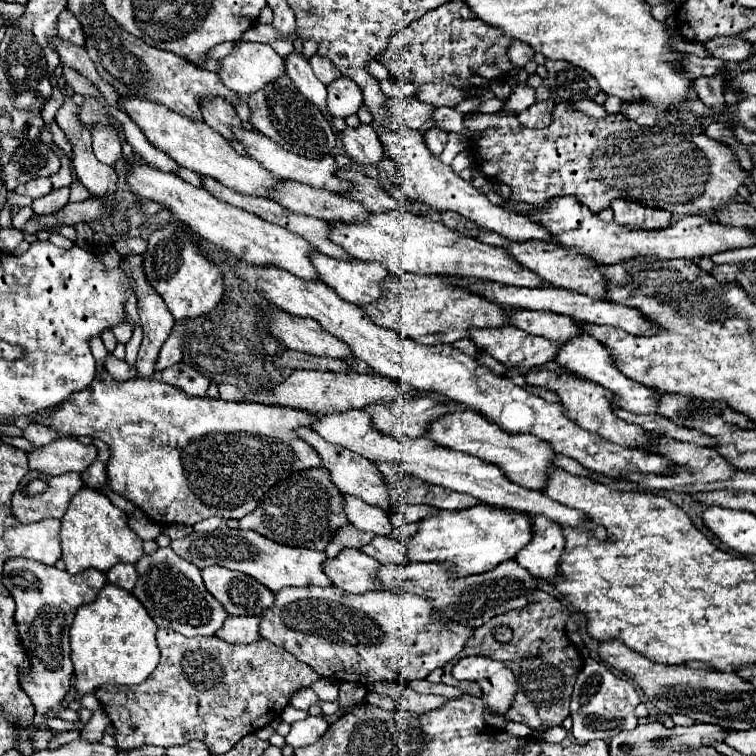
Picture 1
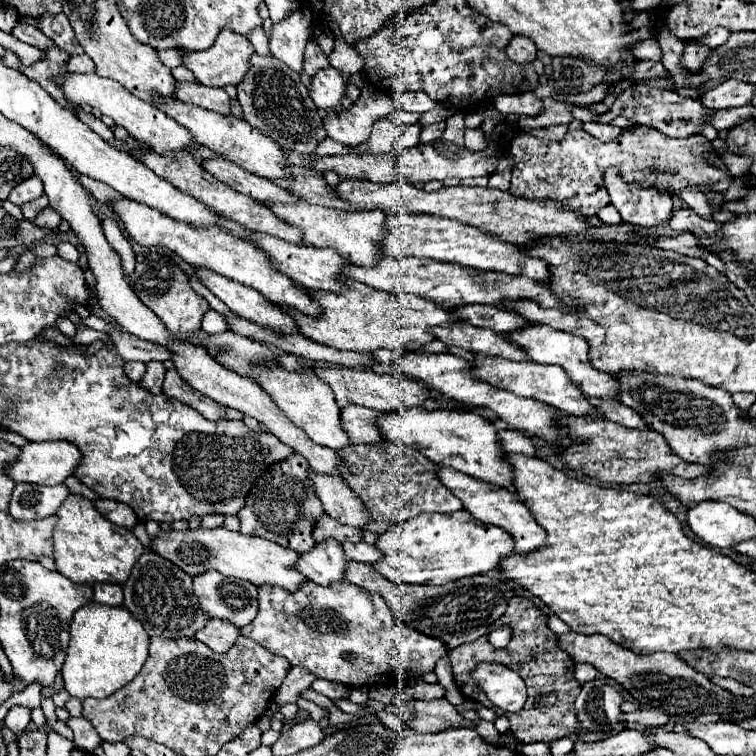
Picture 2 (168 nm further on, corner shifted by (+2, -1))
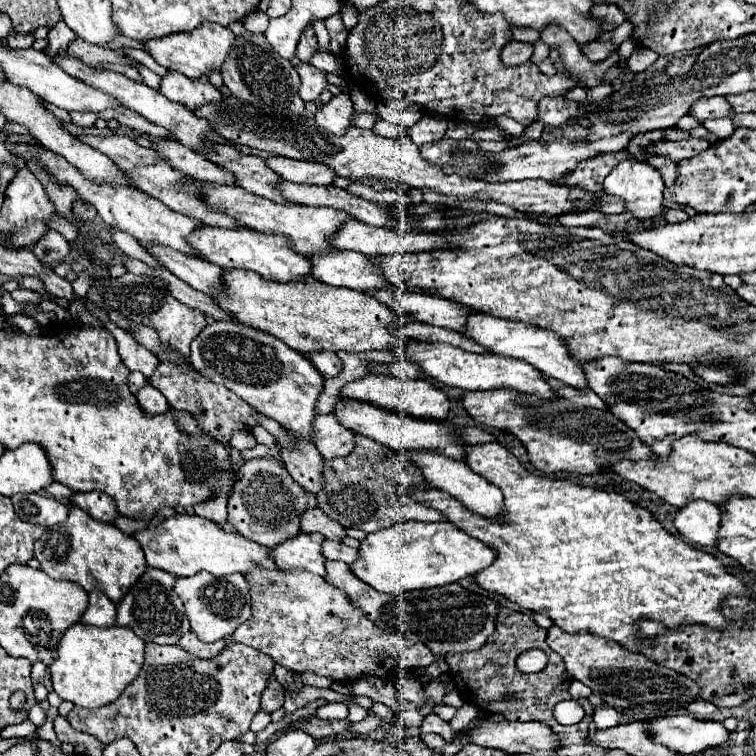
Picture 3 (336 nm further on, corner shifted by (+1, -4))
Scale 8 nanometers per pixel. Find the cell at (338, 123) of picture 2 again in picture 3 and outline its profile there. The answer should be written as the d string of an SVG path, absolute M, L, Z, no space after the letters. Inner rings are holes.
M338 94L330 100L330 104L324 104L322 108L318 108L316 124L328 134L342 136L352 126L354 112L356 112L356 108L354 108L350 96Z

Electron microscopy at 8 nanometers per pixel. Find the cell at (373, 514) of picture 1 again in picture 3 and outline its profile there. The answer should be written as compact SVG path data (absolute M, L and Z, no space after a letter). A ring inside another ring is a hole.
M294 436L296 450L280 450L282 462L292 478L308 492L318 494L324 488L324 474L322 474L322 454L316 450L312 442L304 442L300 436Z

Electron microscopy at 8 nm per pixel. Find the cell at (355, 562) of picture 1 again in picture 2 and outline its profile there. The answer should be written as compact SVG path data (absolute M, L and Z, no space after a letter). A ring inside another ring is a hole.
M327 539L323 543L315 543L311 551L301 553L295 567L303 571L305 579L319 585L331 585L343 581L343 567L347 567L345 563L347 559L343 559L341 543Z

